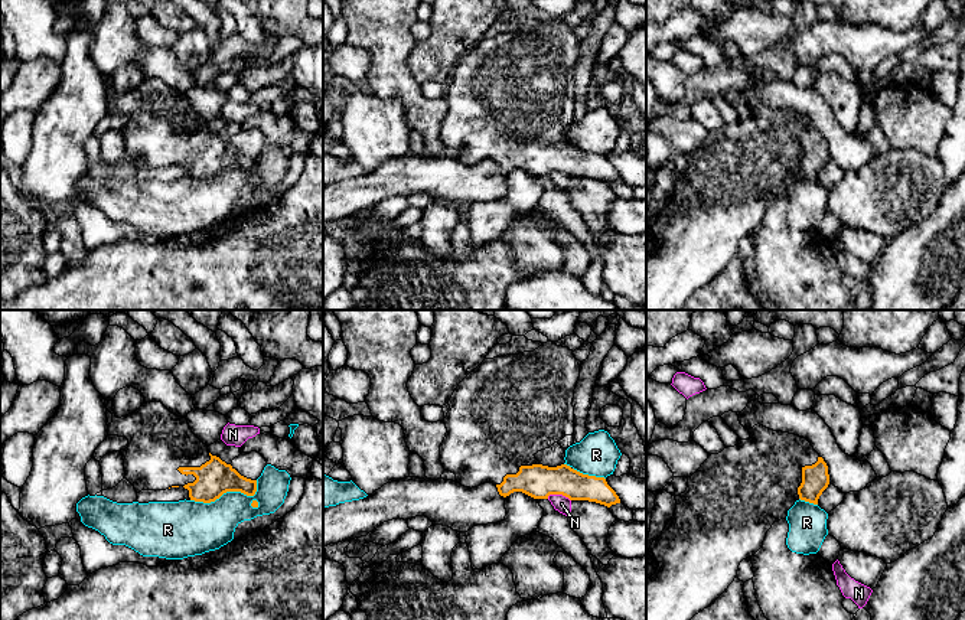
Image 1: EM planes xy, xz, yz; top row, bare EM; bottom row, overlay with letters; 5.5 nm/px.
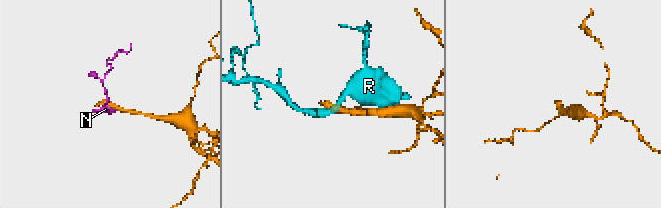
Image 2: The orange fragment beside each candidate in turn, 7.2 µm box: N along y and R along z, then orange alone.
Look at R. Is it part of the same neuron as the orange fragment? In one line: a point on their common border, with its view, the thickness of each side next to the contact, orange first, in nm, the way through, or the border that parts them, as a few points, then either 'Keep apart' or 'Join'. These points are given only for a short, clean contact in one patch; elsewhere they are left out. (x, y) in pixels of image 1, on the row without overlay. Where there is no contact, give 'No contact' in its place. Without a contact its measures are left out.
Touches orange at xy (228, 167). Thickness 200 nm (orange) against 280 nm. Keep apart

